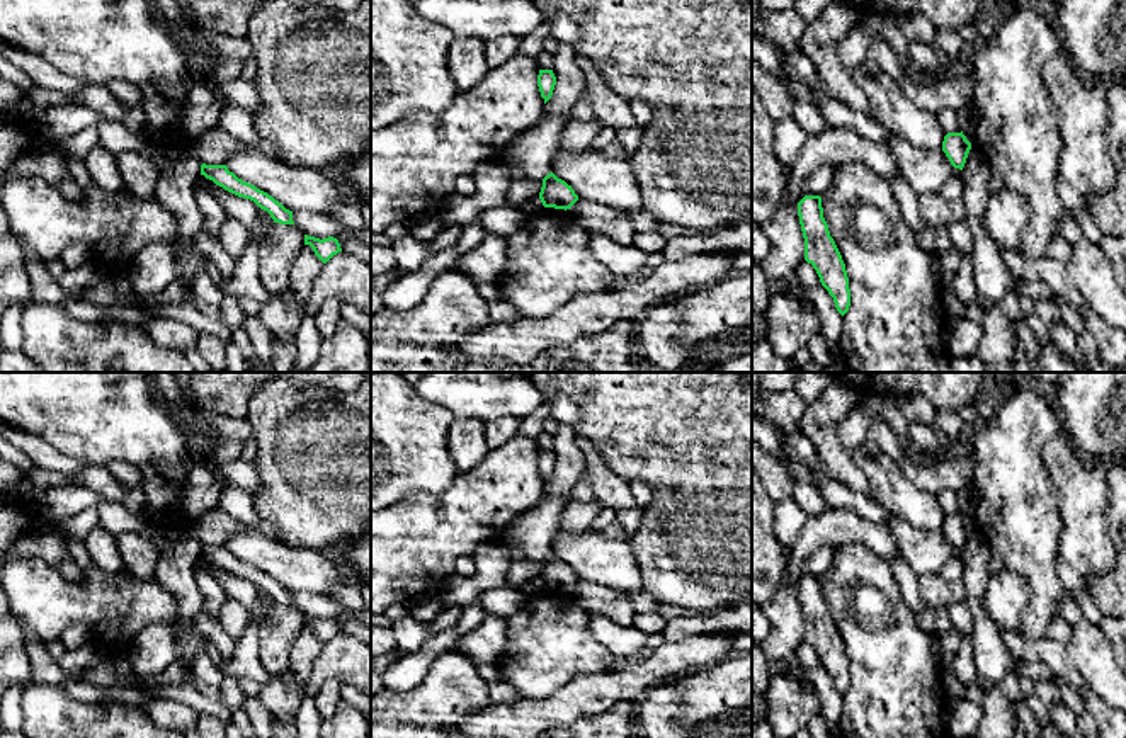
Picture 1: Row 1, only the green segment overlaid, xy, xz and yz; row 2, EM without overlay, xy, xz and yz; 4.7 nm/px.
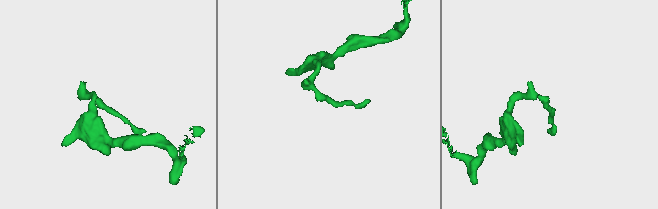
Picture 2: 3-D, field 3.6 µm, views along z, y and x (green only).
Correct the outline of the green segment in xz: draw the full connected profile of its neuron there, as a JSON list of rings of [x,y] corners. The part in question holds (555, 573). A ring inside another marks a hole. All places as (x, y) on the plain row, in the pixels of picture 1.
[[[553,553],[543,559],[539,580],[544,588],[570,590],[578,576],[565,561],[558,559]]]

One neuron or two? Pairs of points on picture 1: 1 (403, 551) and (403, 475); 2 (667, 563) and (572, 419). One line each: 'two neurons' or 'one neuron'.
1: two neurons
2: two neurons

